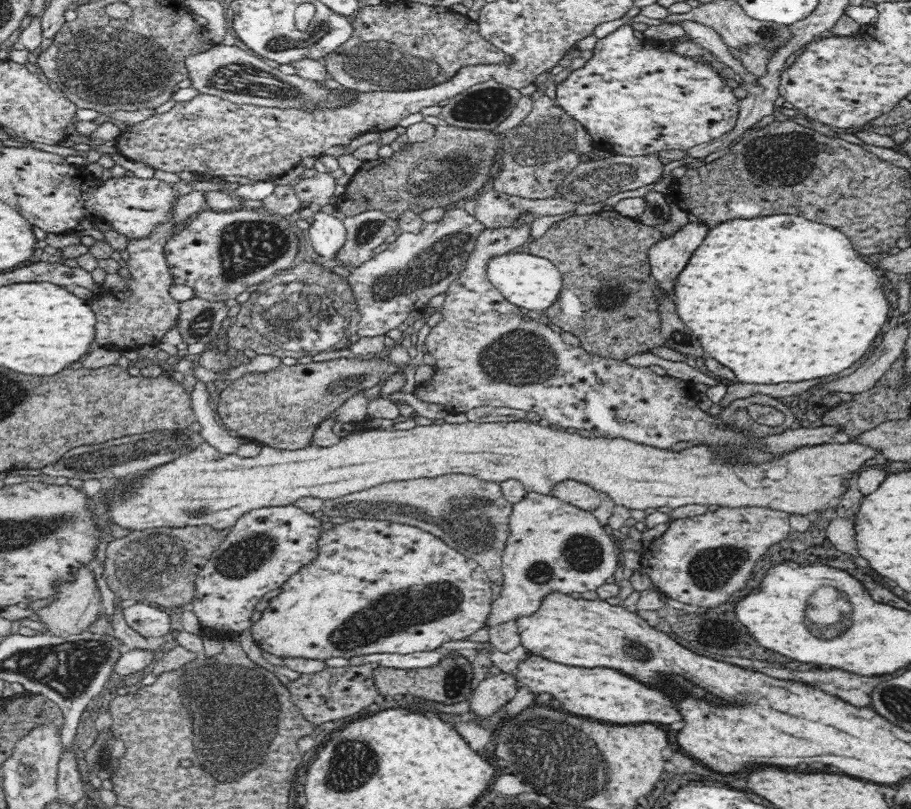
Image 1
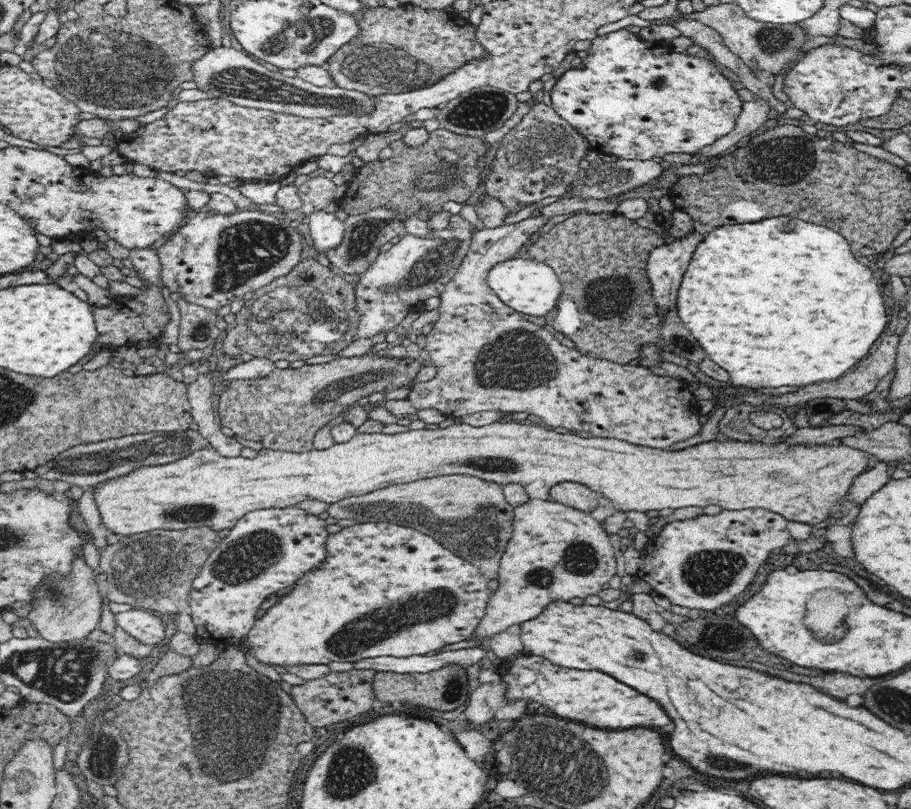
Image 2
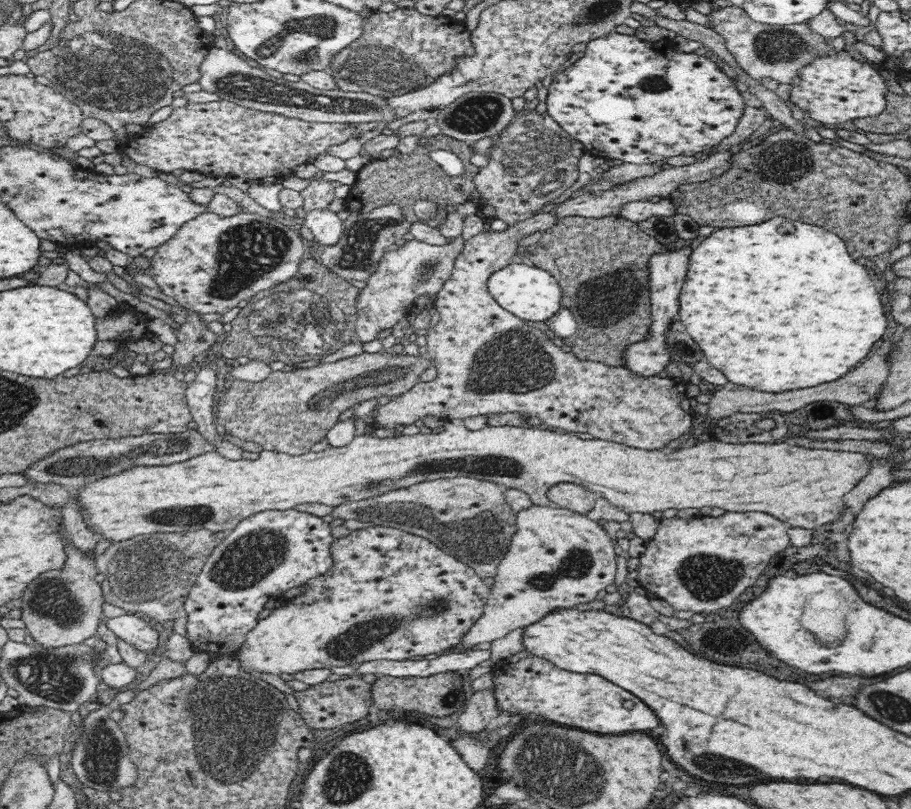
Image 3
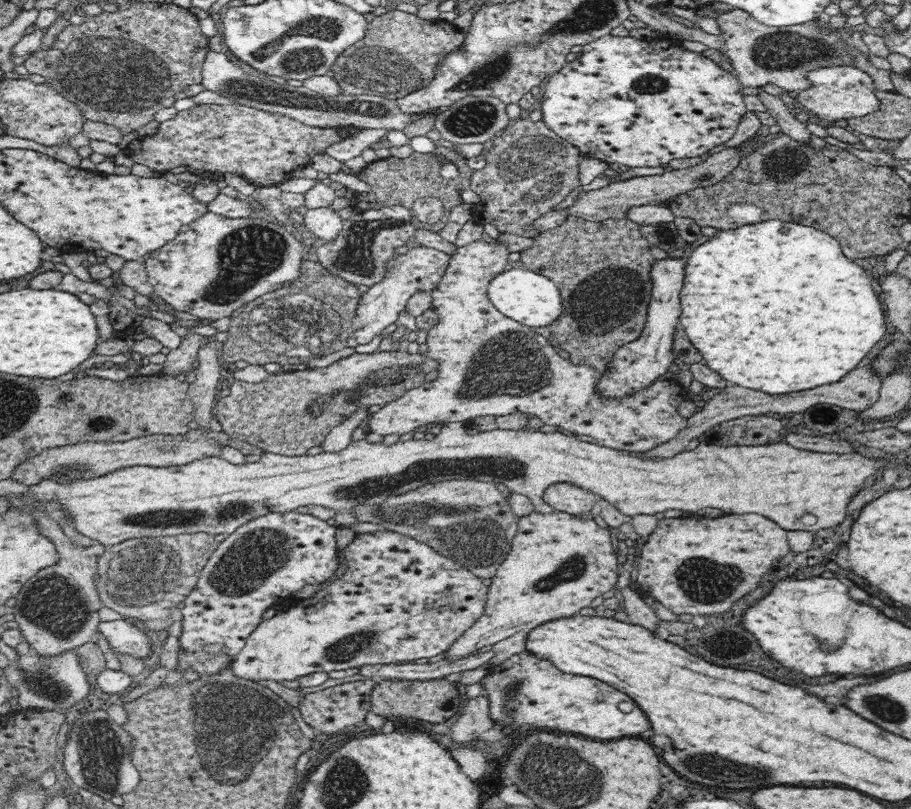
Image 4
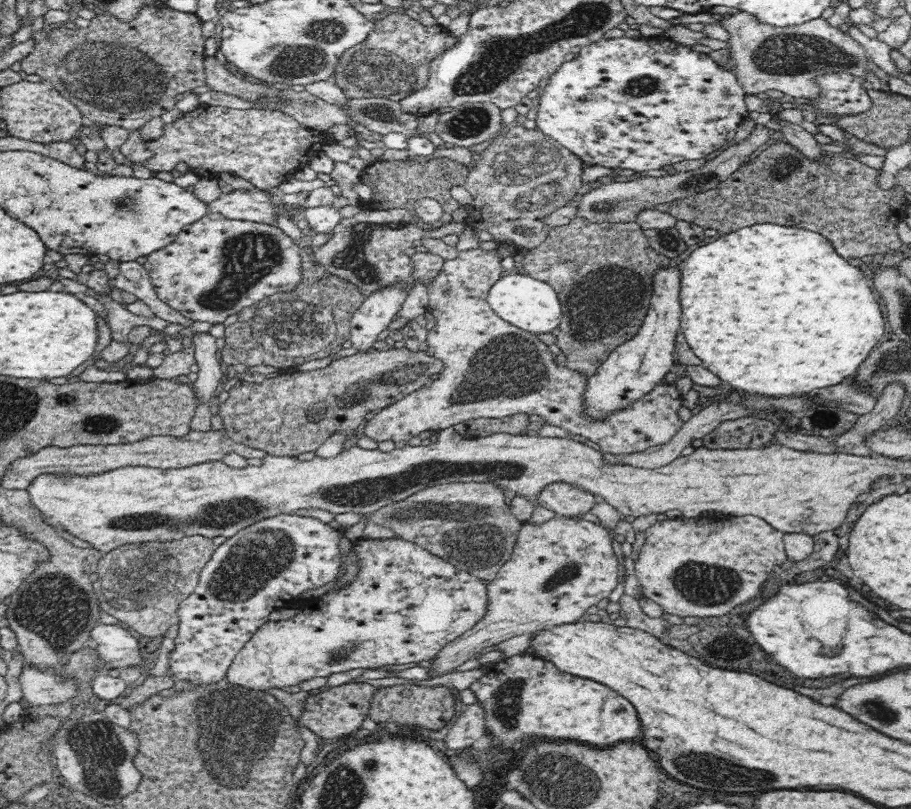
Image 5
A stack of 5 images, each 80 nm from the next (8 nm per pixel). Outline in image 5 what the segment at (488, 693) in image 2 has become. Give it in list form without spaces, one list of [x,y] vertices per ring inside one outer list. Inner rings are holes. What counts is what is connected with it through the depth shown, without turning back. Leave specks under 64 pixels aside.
[[[474,703],[464,707],[456,722],[450,728],[443,741],[450,750],[460,750],[470,747],[484,732],[484,709]]]

